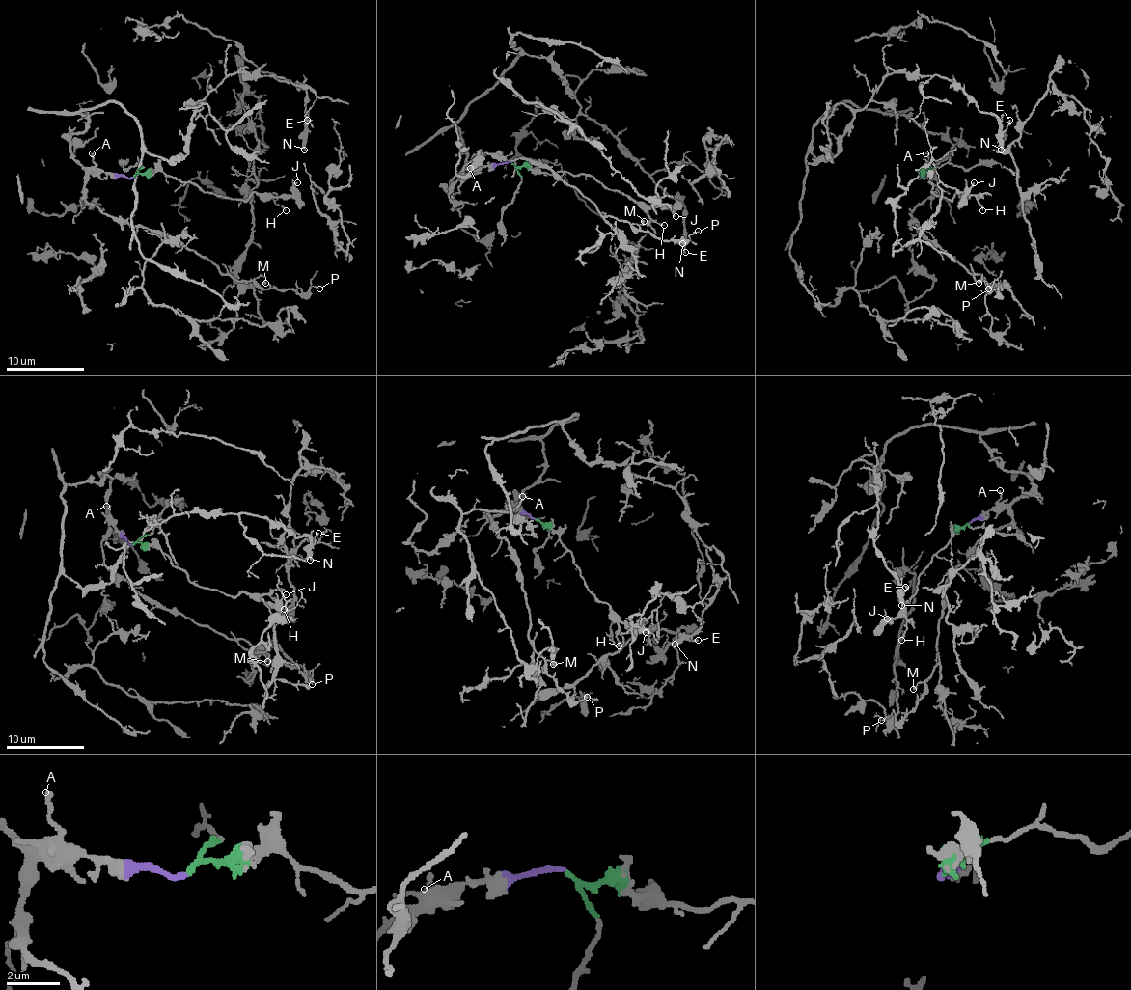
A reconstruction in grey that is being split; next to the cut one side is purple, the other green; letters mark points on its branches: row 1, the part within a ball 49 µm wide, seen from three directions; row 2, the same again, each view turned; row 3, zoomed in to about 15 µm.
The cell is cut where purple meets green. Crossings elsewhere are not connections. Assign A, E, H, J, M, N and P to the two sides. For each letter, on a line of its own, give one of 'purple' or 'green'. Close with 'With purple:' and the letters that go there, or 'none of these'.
A: purple
E: purple
H: green
J: green
M: purple
N: purple
P: purple
With purple: A, E, M, N, P

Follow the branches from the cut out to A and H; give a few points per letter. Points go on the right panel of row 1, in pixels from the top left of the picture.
A: (919, 178), (929, 159), (924, 153)
H: (921, 178), (926, 171), (931, 176), (933, 193), (947, 199), (966, 193), (978, 201), (981, 210)

